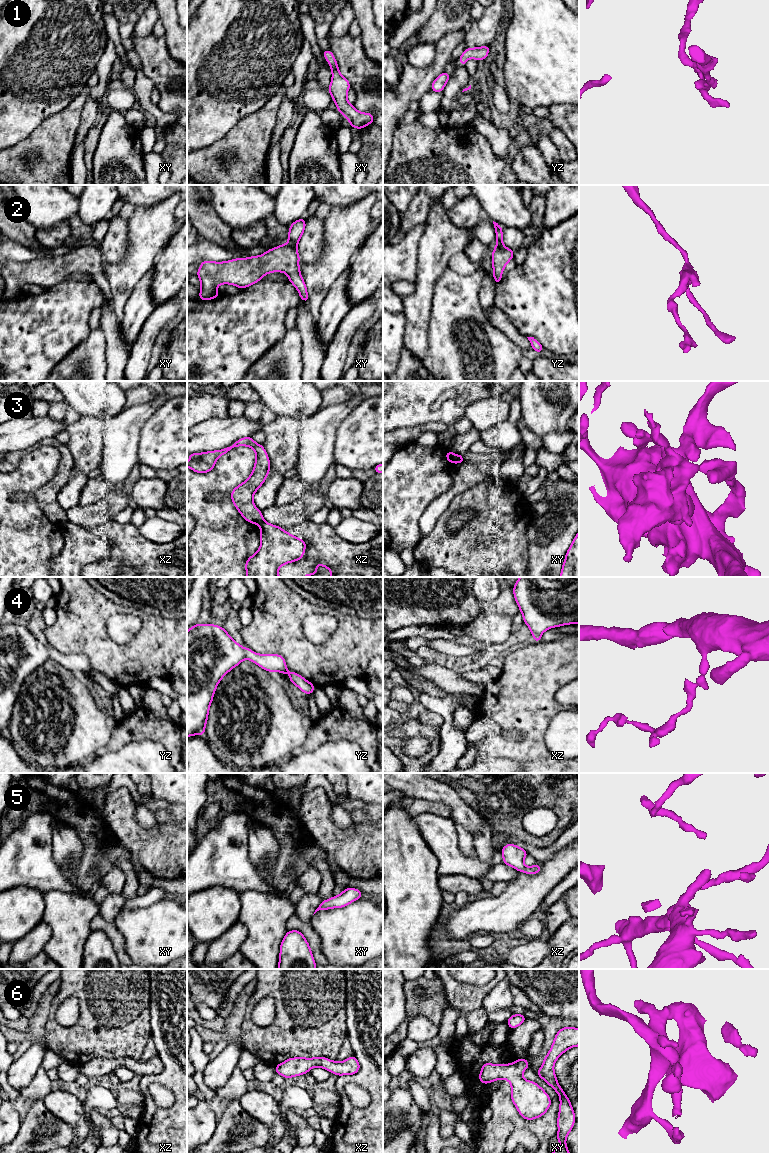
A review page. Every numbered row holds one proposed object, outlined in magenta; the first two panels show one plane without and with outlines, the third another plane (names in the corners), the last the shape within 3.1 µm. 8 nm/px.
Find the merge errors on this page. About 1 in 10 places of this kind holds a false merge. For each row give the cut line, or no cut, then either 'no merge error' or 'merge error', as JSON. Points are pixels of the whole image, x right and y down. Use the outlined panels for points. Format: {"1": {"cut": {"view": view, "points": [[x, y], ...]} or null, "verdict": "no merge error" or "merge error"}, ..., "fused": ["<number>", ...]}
{"1": {"cut": null, "verdict": "no merge error"}, "2": {"cut": null, "verdict": "no merge error"}, "3": {"cut": {"view": "xz", "points": [[263, 520], [259, 524]]}, "verdict": "merge error"}, "4": {"cut": null, "verdict": "no merge error"}, "5": {"cut": null, "verdict": "no merge error"}, "6": {"cut": null, "verdict": "no merge error"}, "fused": ["3"]}

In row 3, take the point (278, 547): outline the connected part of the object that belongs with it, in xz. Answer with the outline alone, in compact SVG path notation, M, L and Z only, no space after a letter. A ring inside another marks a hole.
M265 521L260 524L260 530L261 545L258 551L247 559L246 575L280 577L278 569L281 566L303 557L306 542Z

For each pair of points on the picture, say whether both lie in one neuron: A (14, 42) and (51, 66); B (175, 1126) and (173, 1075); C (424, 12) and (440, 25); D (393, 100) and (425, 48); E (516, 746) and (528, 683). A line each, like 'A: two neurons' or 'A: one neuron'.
A: one neuron
B: one neuron
C: two neurons
D: two neurons
E: one neuron

